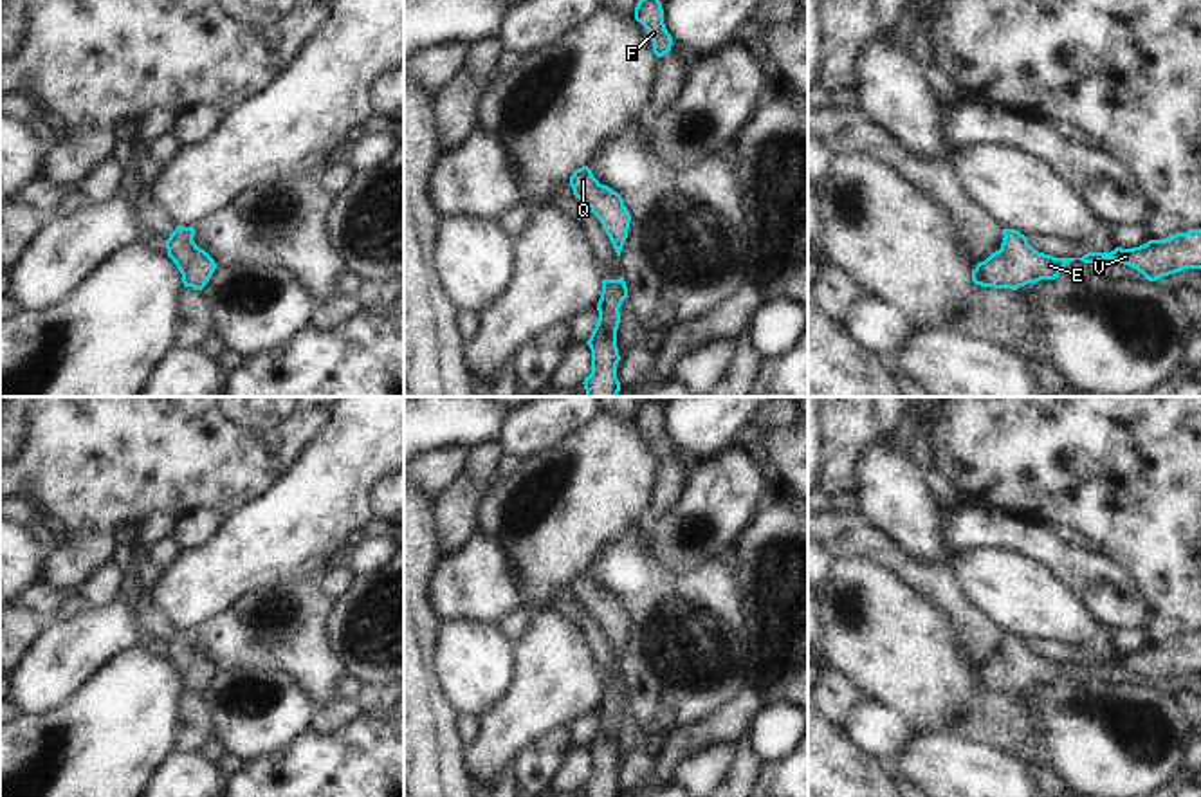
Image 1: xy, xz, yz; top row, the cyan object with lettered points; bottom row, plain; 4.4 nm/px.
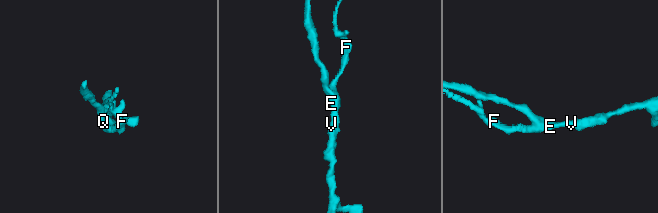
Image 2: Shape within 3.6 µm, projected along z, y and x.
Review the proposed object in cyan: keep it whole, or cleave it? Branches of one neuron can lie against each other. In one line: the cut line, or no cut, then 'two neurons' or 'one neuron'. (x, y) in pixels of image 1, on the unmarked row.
no cut; one neuron

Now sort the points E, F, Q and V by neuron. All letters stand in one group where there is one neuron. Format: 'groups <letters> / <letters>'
groups E F Q V

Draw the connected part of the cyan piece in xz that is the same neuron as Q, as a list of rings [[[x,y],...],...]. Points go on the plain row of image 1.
[[[588,570],[573,575],[570,590],[575,602],[582,604],[600,624],[617,660],[620,660],[631,626],[631,618],[624,609],[622,600],[611,591],[600,588]]]

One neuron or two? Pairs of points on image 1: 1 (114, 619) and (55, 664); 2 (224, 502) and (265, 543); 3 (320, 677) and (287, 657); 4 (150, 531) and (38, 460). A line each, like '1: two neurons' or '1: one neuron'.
1: one neuron
2: two neurons
3: one neuron
4: two neurons

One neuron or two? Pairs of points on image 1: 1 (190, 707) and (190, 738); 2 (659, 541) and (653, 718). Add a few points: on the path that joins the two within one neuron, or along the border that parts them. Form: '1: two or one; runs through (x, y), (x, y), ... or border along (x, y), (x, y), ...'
1: one; runs through (190, 714), (190, 731)
2: two; border along (639, 534), (666, 567), (700, 561)

